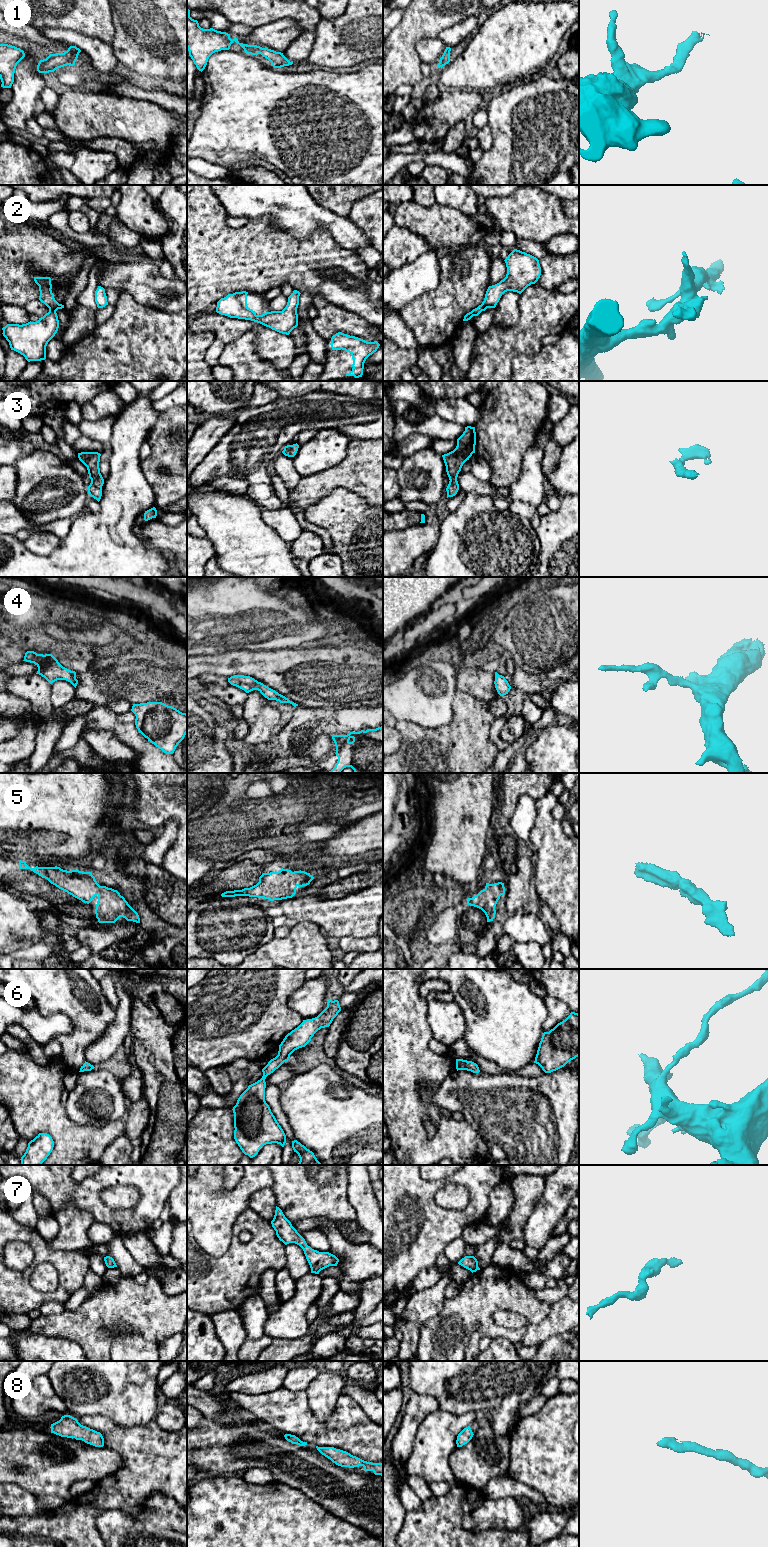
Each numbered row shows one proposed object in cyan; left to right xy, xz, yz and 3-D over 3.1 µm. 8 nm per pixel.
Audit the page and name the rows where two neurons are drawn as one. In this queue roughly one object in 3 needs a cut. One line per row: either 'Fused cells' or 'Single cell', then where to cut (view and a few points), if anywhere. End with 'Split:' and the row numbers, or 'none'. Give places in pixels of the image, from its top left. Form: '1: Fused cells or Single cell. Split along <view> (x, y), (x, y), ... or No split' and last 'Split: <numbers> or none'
1: Single cell. No split
2: Single cell. No split
3: Single cell. No split
4: Single cell. No split
5: Single cell. No split
6: Single cell. No split
7: Single cell. No split
8: Single cell. No split
Split: none

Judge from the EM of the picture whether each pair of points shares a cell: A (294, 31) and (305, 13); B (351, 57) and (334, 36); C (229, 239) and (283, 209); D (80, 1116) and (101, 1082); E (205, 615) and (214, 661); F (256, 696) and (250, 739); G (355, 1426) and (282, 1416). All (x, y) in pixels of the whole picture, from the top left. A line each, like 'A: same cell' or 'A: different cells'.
A: different cells
B: same cell
C: different cells
D: same cell
E: different cells
F: same cell
G: same cell

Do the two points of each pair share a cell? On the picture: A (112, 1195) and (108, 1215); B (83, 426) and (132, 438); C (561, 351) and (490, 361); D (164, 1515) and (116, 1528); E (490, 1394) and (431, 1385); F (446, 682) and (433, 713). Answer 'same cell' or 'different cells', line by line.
A: different cells
B: different cells
C: different cells
D: same cell
E: same cell
F: same cell

